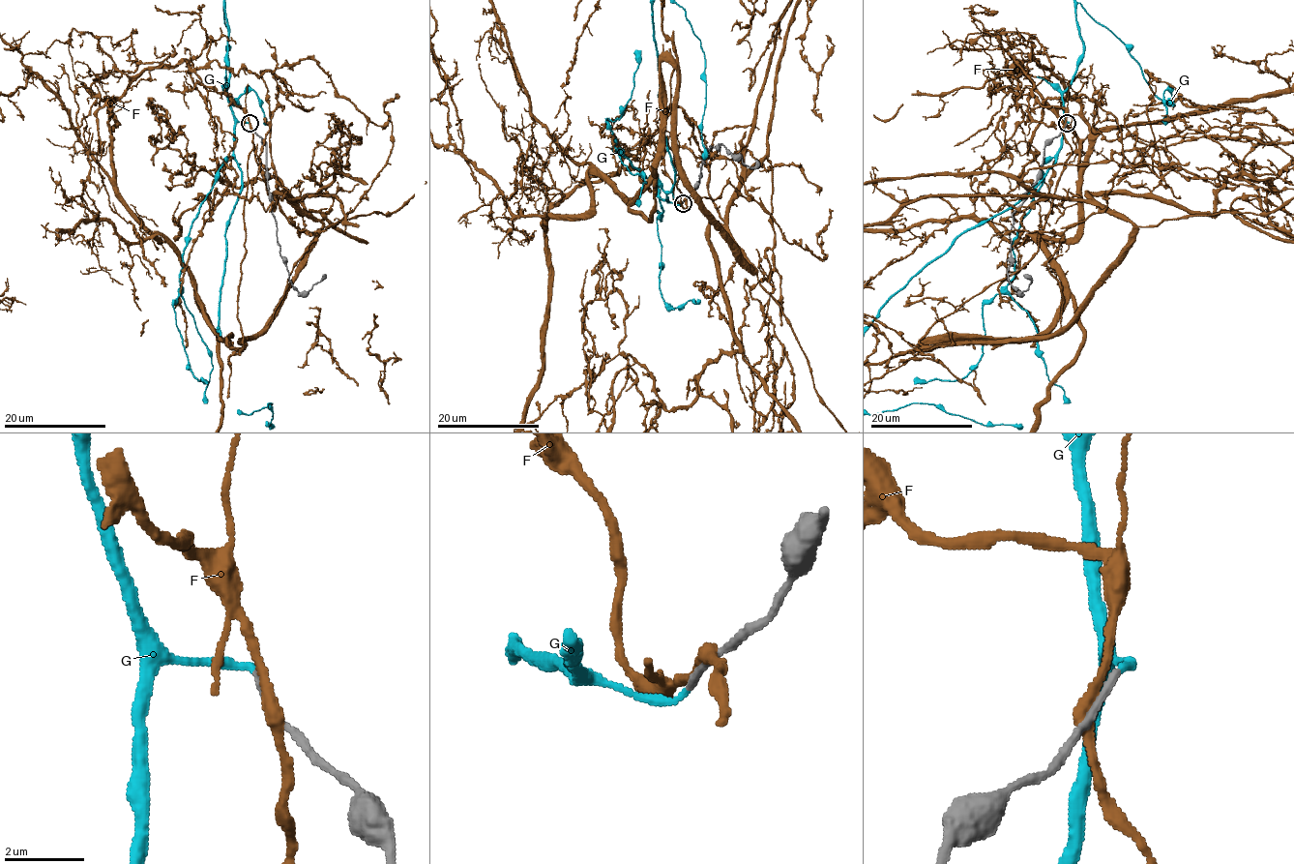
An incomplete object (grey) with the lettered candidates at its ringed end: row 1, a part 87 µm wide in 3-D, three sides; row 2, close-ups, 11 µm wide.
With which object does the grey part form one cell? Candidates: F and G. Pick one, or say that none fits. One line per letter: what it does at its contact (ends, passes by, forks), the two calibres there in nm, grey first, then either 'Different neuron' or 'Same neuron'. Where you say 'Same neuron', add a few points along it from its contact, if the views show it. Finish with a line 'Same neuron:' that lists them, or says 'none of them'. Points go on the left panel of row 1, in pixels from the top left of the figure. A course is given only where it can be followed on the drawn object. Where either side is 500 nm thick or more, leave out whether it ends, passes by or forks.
F: It passes by. Thickness 260 nm (grey) against 300 nm. Different neuron
G: It ends there. Thickness 180 nm (grey) against 200 nm. Same neuron
Same neuron: G

